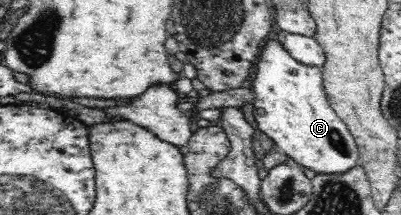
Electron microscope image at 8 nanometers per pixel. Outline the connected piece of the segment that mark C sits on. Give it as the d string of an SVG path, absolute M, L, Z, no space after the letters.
M264 40L266 45L256 62L255 80L253 80L252 115L257 122L257 128L266 134L274 144L274 149L286 154L289 160L301 165L301 168L312 170L315 175L332 175L346 173L359 165L359 149L348 126L337 116L327 100L324 89L322 70L315 66L305 66L297 63L281 45L281 41Z

